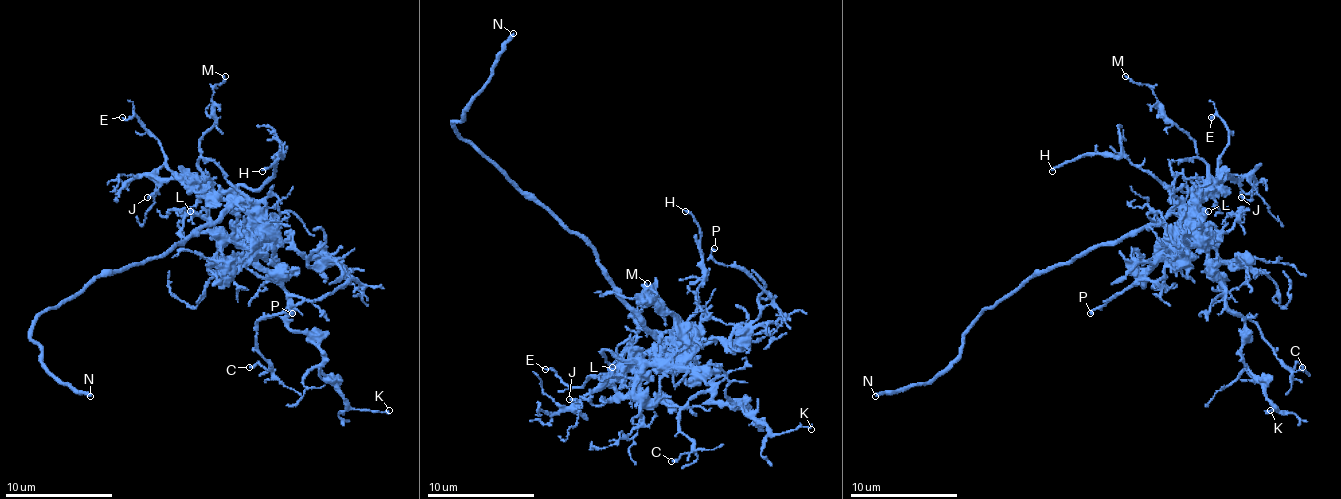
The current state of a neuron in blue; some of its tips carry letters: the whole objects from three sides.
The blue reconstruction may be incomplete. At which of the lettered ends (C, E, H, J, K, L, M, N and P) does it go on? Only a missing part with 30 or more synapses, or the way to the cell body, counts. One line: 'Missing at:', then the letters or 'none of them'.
Missing at: N

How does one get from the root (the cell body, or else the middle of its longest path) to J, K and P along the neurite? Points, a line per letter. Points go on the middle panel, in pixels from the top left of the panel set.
J: (612, 286), (612, 291), (663, 343), (615, 367), (580, 399), (569, 399)
K: (612, 286), (650, 329), (663, 332), (674, 361), (709, 383), (712, 402), (741, 399), (773, 434), (811, 429)
P: (612, 286), (666, 340), (730, 337), (771, 324), (779, 316), (773, 300), (741, 270), (720, 265), (714, 248)

